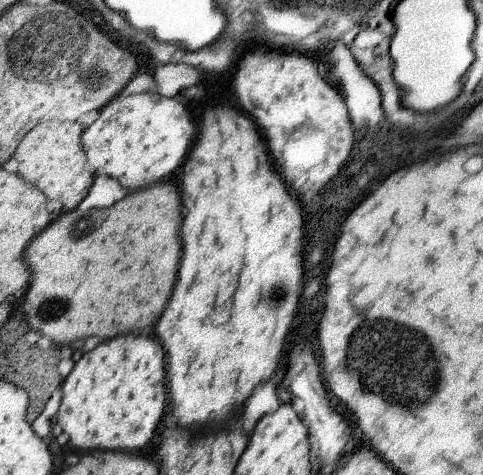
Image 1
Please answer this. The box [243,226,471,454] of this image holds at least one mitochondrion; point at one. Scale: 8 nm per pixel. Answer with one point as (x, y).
(375, 344)

